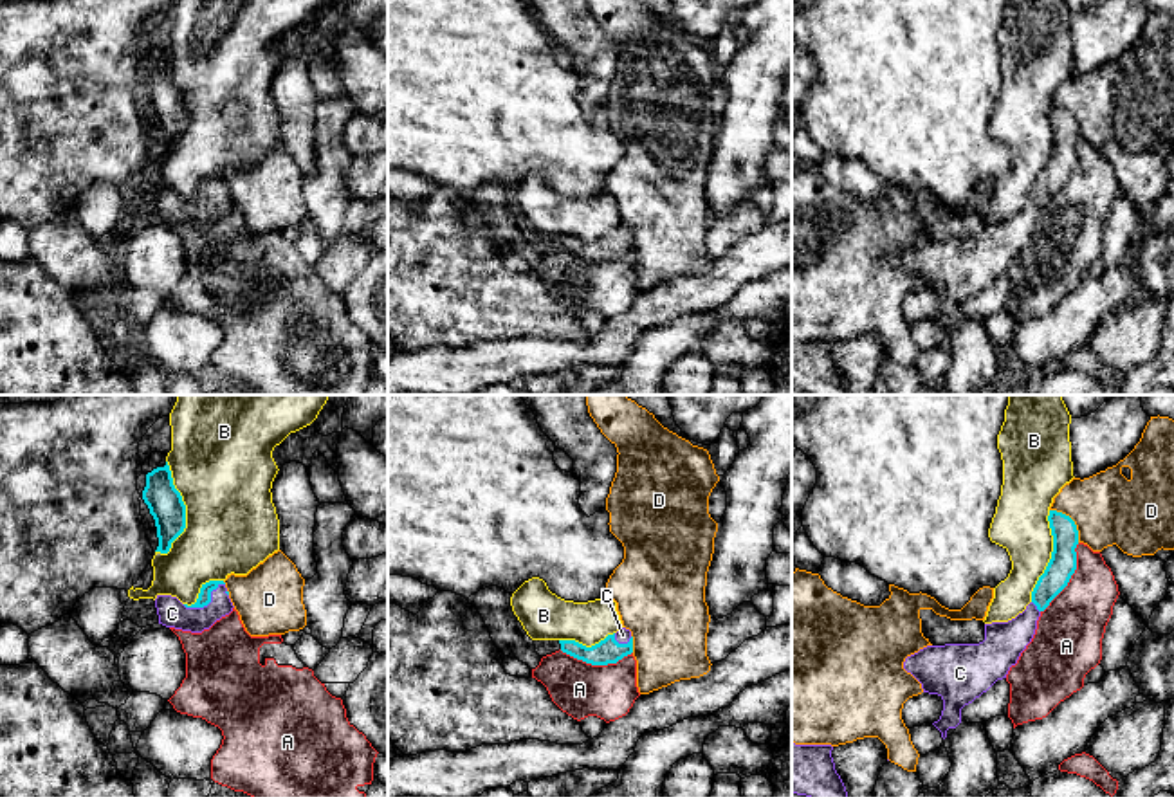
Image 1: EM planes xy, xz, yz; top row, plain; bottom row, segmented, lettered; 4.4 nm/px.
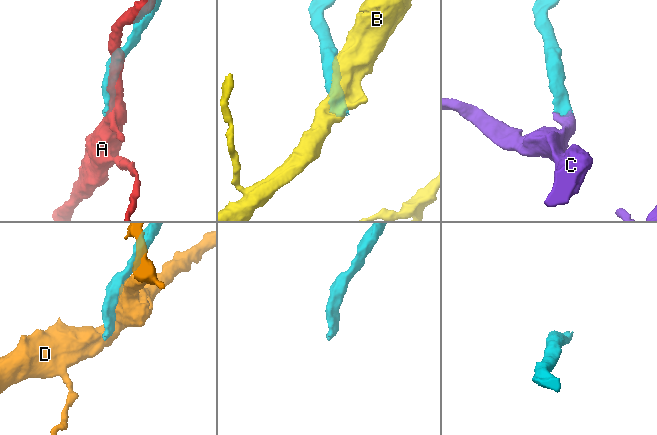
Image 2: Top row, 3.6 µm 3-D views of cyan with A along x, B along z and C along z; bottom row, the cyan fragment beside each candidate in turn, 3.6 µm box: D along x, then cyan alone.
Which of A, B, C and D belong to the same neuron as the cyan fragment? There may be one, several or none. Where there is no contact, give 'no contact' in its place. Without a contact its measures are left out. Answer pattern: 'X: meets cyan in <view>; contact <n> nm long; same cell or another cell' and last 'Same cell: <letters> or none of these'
A: meets cyan in xz; contact 320 nm long; another cell
B: meets cyan in xy; contact 420 nm long; another cell
C: meets cyan in xy; contact 220 nm long; same cell
D: meets cyan in yz; contact 200 nm long; another cell
Same cell: C

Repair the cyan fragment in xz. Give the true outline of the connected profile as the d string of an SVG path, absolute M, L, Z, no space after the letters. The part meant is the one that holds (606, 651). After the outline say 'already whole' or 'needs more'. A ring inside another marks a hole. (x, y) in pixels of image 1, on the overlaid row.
M622 628L599 644L586 647L575 640L559 640L561 651L592 665L617 664L633 653L631 631Z; needs more

